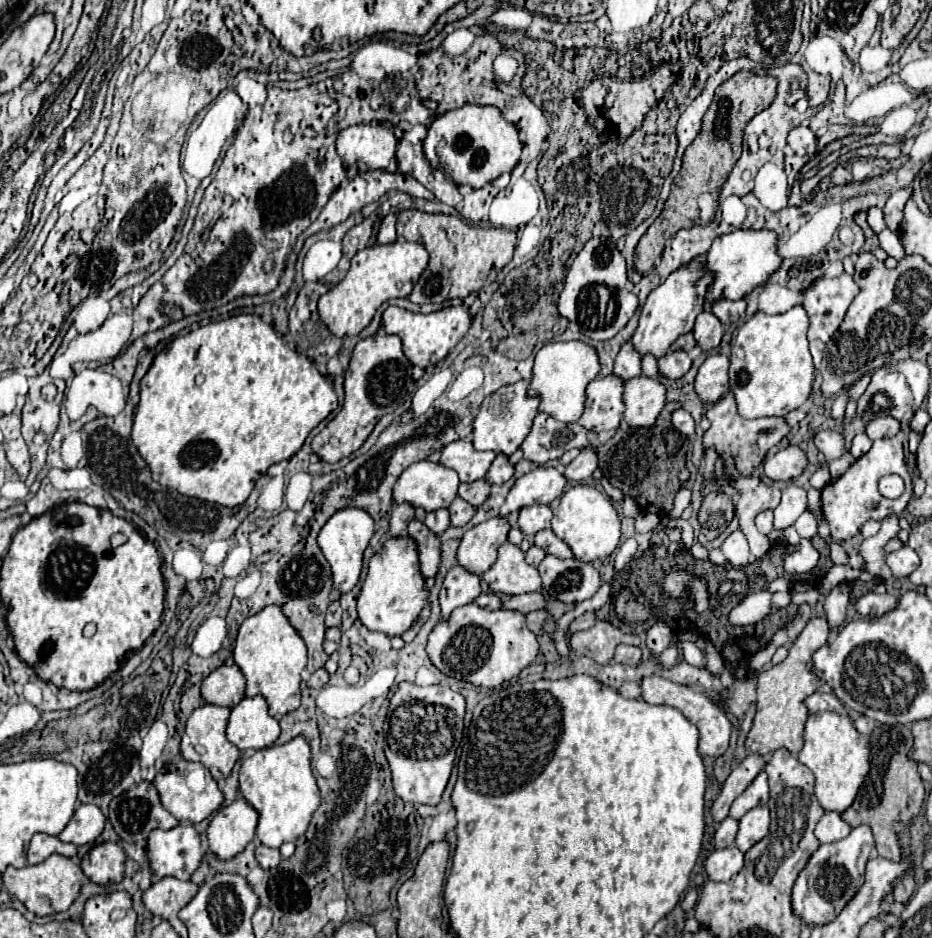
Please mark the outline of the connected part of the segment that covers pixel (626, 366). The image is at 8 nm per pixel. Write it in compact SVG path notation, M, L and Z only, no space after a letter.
M626 342L614 360L616 376L624 376L624 382L628 382L632 376L638 376L640 374L640 358L642 358L642 354L632 346L632 342Z

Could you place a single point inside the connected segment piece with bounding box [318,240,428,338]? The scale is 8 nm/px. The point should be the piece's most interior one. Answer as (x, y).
(378, 273)

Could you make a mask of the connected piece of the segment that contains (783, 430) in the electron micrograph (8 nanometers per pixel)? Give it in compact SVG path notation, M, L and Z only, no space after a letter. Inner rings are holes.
M726 392L718 402L714 402L706 410L706 418L710 420L710 428L704 432L702 444L704 444L704 450L708 450L708 448L716 450L718 458L724 462L726 480L738 480L738 478L754 474L760 468L764 454L790 434L790 426L786 424L784 418L756 418L756 420L742 418L736 412L732 392ZM764 428L772 428L772 434L766 434L766 436L760 434Z

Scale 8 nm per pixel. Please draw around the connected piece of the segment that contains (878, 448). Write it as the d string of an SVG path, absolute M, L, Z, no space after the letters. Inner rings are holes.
M898 432L894 438L882 438L872 444L872 448L860 456L840 478L832 480L822 490L822 510L830 524L832 540L842 542L856 536L866 520L882 520L886 516L898 516L904 512L906 504L912 498L912 476L908 472L908 464L904 458L904 440L906 434ZM886 474L900 474L906 482L906 490L900 498L888 500L878 492L878 480Z

